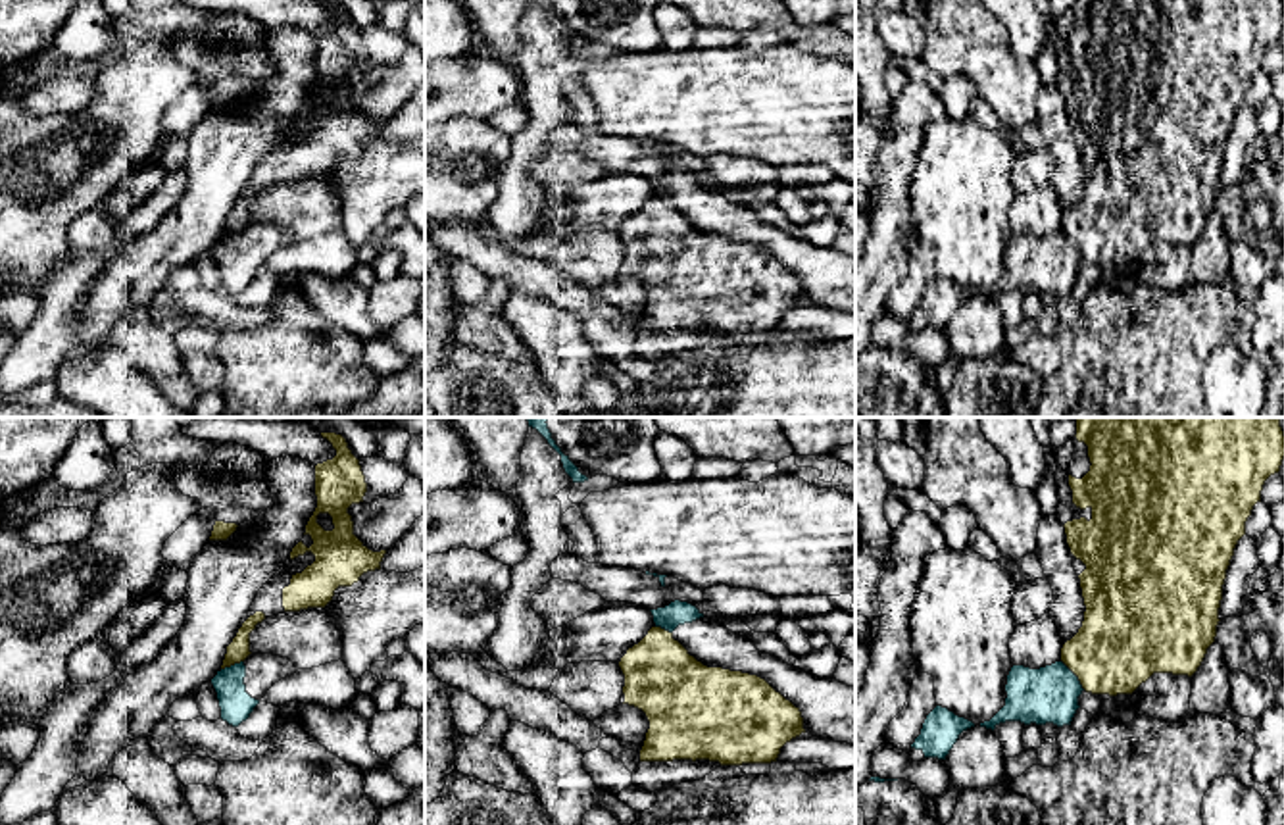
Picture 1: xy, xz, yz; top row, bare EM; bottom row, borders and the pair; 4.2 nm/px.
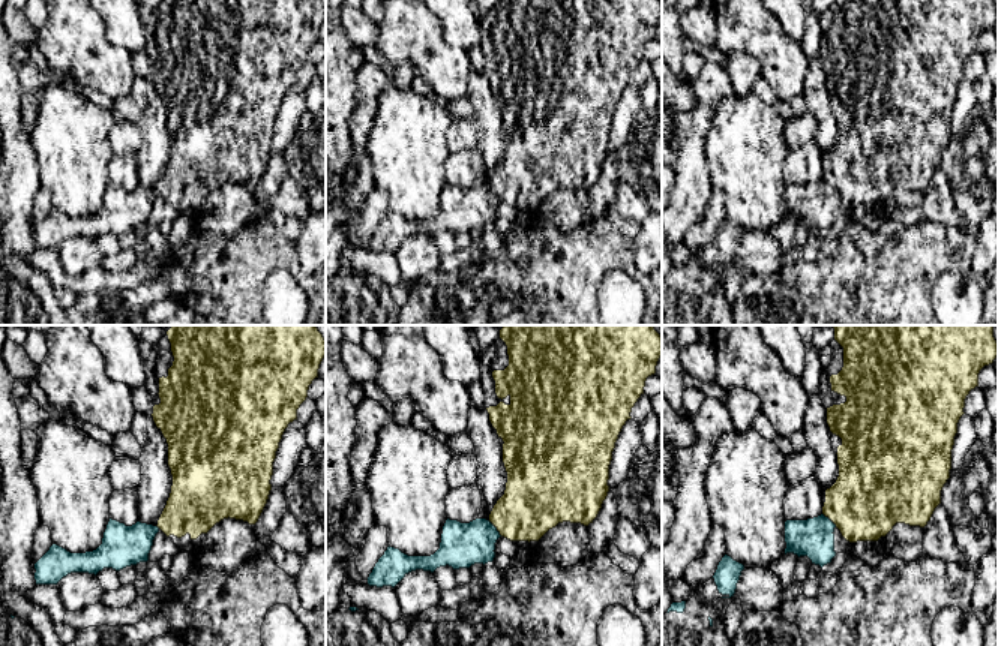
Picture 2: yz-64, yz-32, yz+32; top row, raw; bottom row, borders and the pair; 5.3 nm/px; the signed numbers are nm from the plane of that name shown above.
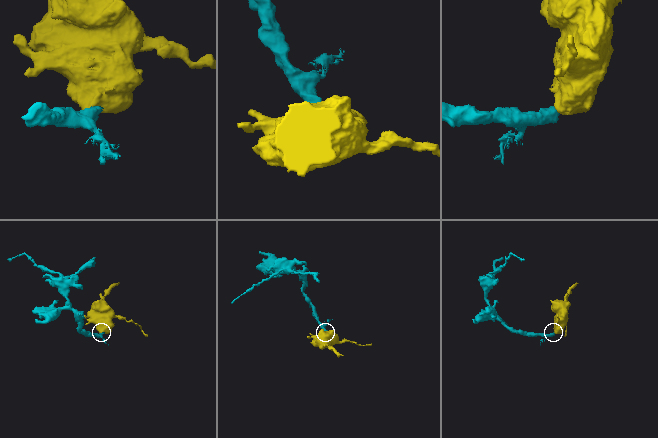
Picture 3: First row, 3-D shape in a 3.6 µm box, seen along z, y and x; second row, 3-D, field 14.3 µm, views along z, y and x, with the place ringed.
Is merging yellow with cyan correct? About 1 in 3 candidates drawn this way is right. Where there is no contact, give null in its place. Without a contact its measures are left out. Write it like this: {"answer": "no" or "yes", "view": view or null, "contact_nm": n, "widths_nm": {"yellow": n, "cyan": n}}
{"answer": "no", "view": "yz", "contact_nm": 160, "widths_nm": {"yellow": 380, "cyan": 240}}

